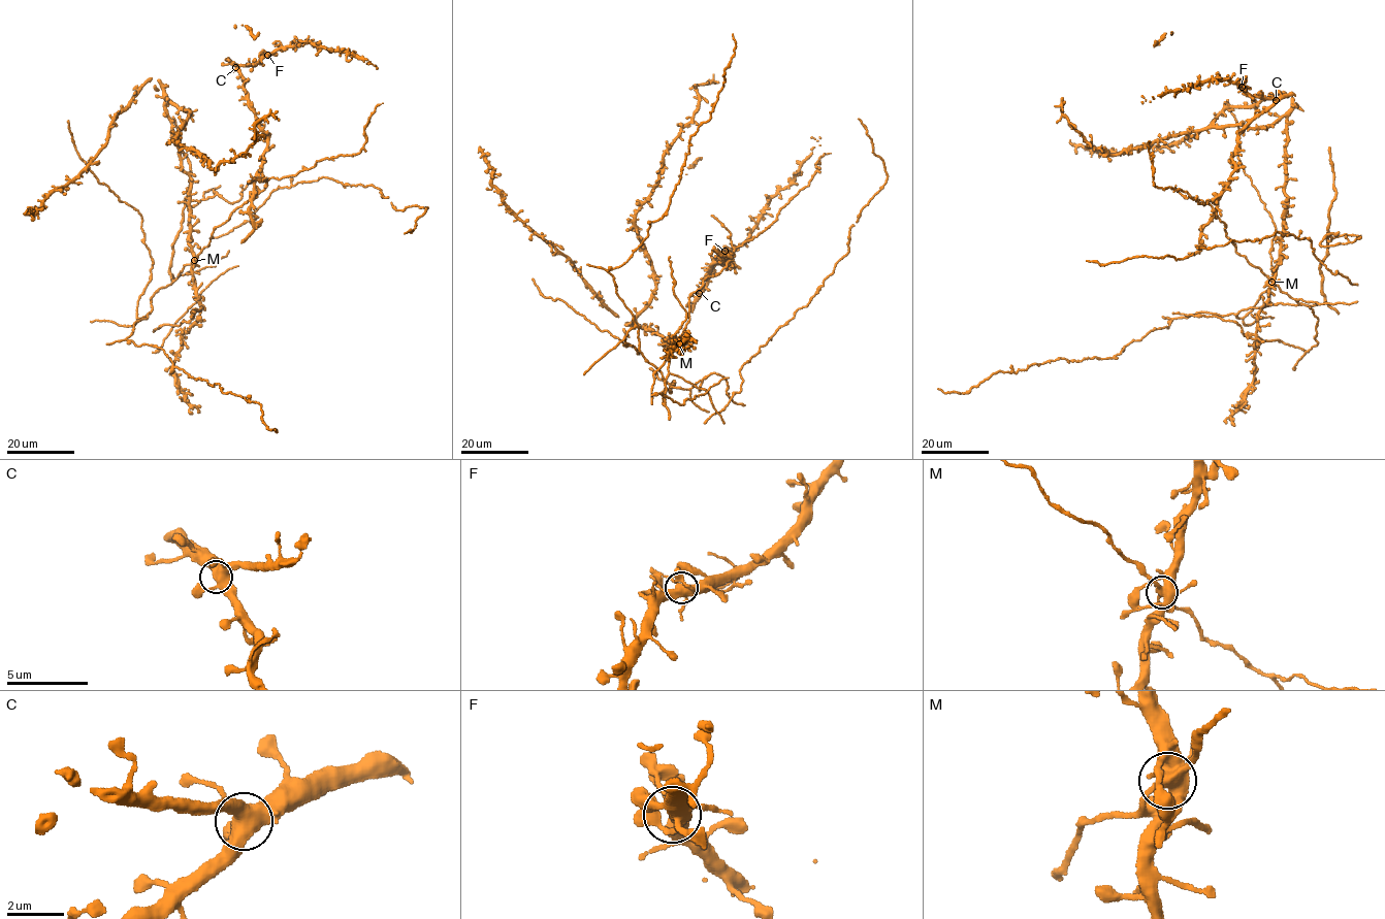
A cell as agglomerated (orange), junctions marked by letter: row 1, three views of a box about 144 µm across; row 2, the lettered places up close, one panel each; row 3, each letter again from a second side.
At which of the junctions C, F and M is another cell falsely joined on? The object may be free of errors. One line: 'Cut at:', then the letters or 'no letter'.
Cut at: no letter

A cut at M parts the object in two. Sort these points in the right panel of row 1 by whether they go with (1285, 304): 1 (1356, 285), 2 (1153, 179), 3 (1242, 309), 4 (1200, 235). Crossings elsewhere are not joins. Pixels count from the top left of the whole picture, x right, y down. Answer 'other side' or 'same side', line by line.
1: other side
2: same side
3: same side
4: other side

